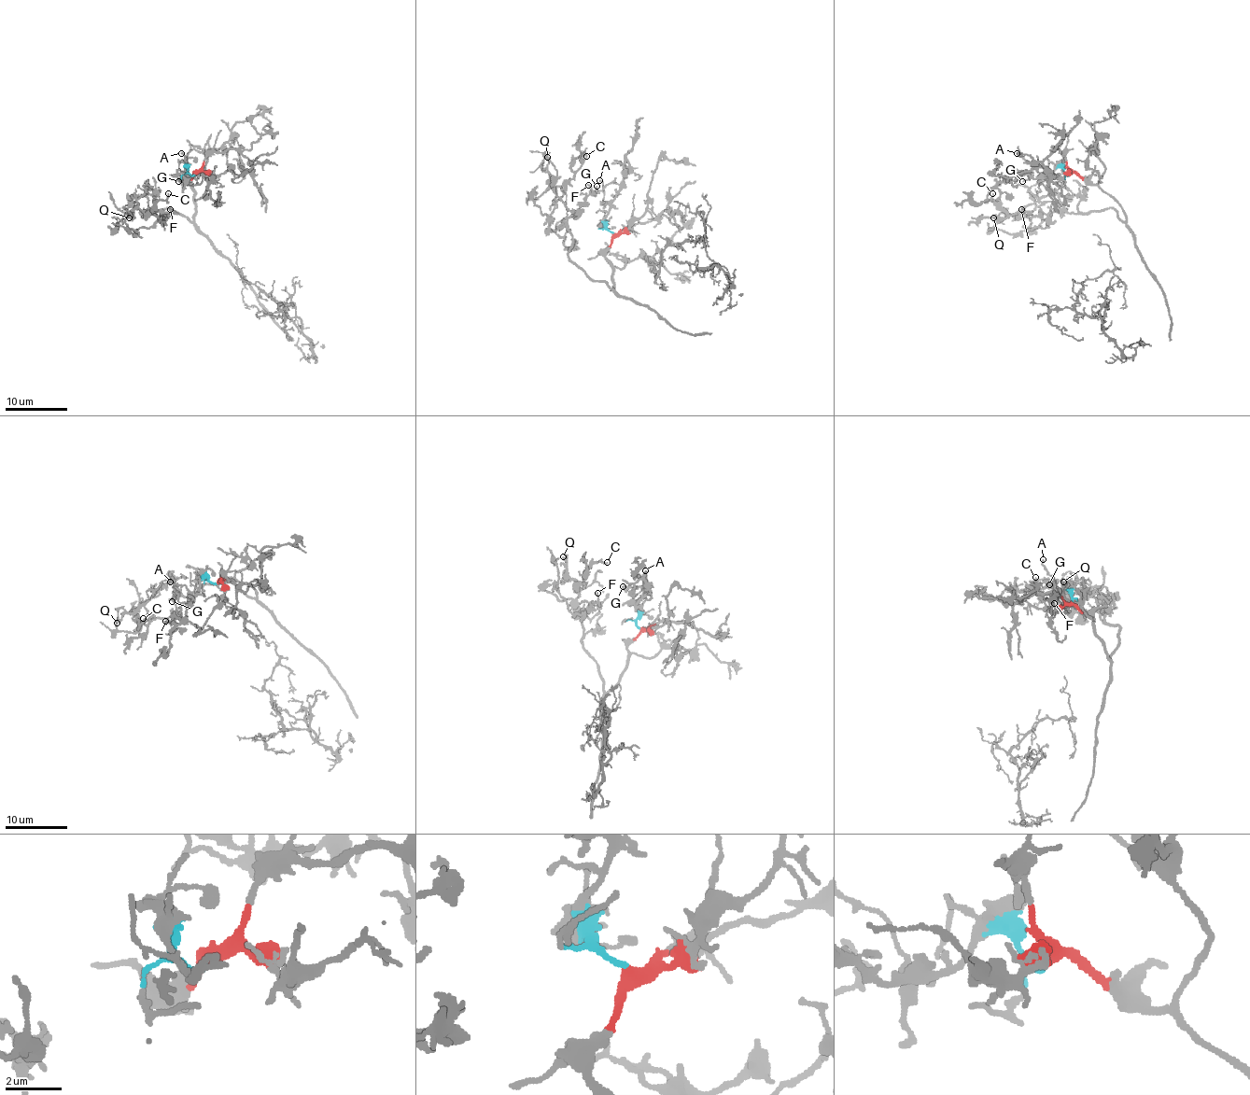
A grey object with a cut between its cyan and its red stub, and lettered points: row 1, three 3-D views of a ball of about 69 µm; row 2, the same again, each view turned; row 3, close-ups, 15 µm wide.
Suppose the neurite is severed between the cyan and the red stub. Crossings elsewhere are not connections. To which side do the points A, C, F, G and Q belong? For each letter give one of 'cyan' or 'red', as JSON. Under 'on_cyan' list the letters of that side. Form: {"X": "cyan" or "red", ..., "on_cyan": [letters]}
{"A": "cyan", "C": "red", "F": "red", "G": "cyan", "Q": "red", "on_cyan": ["A", "G"]}

